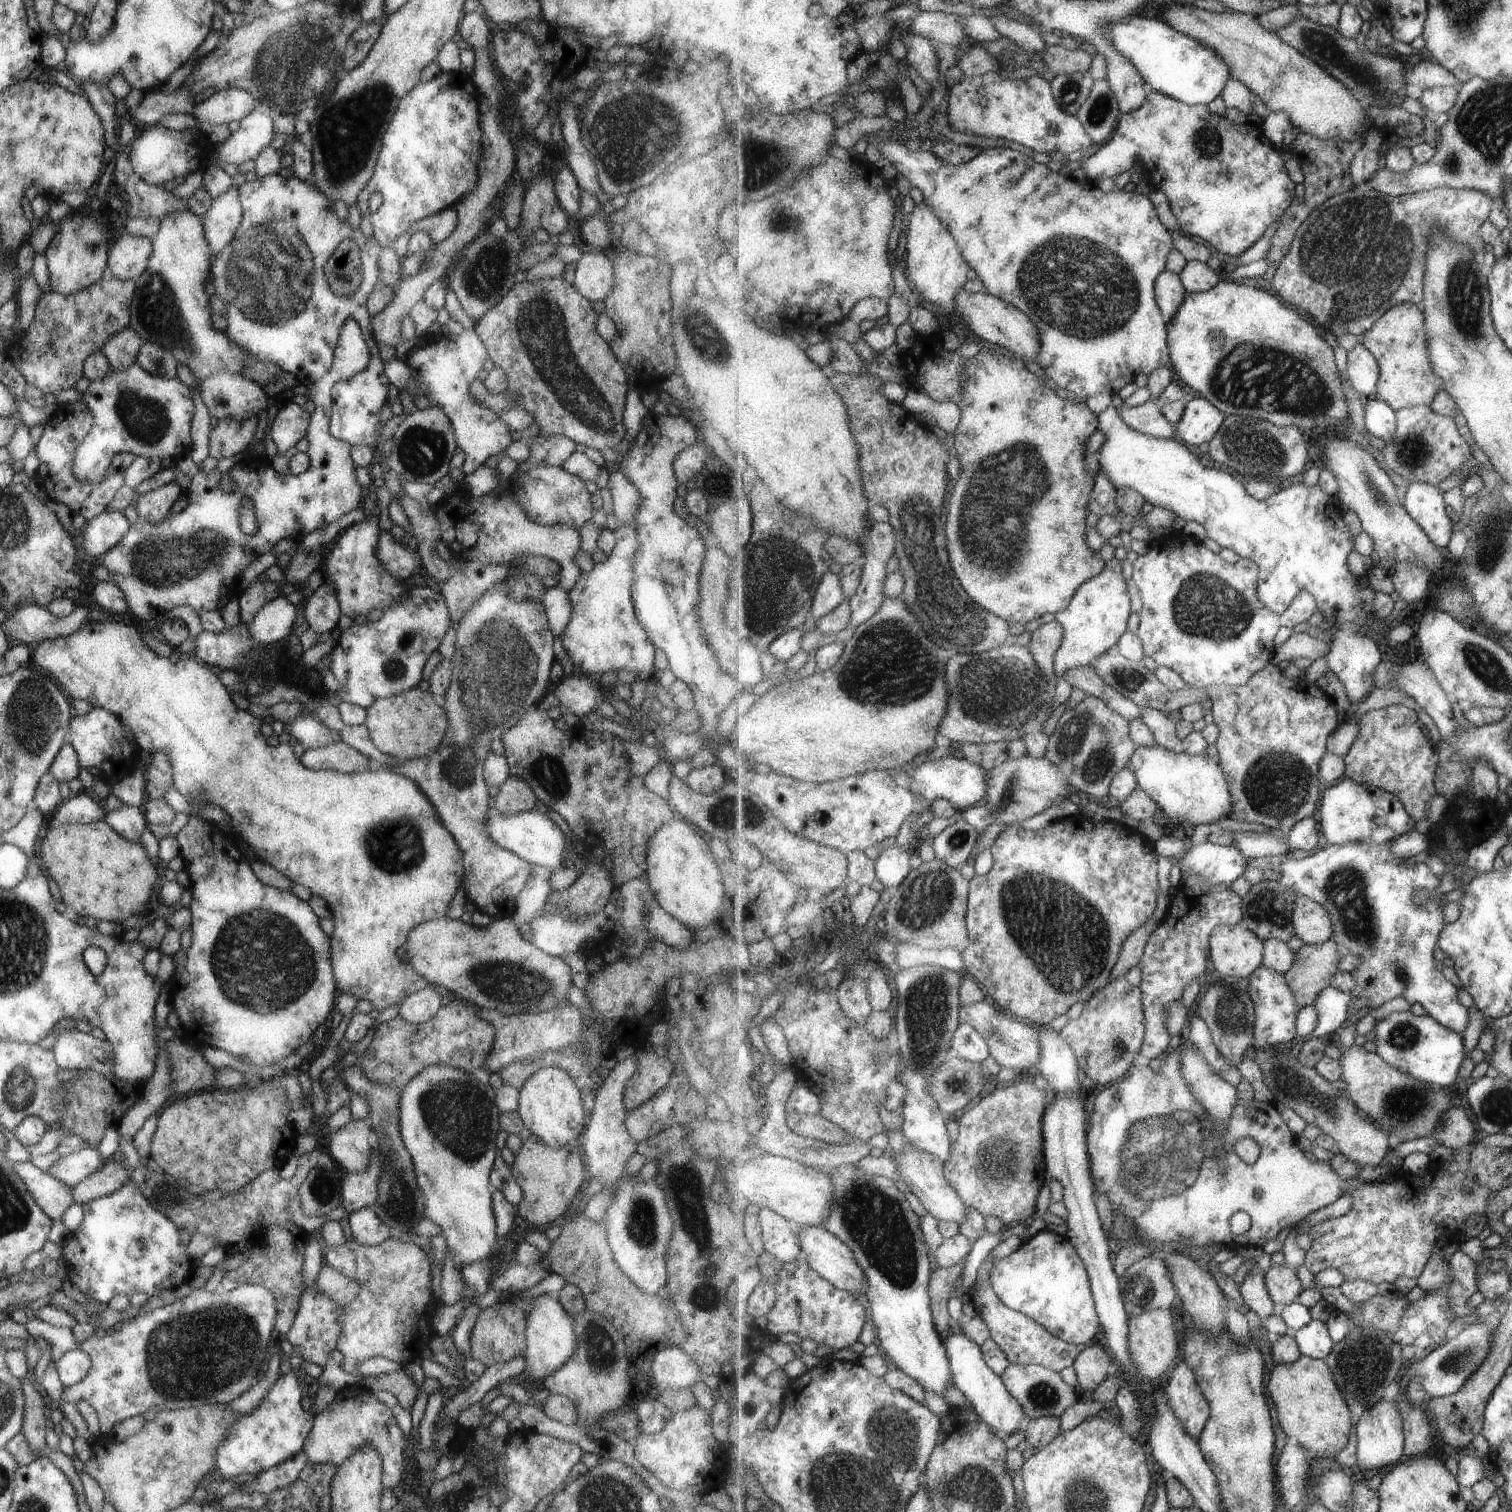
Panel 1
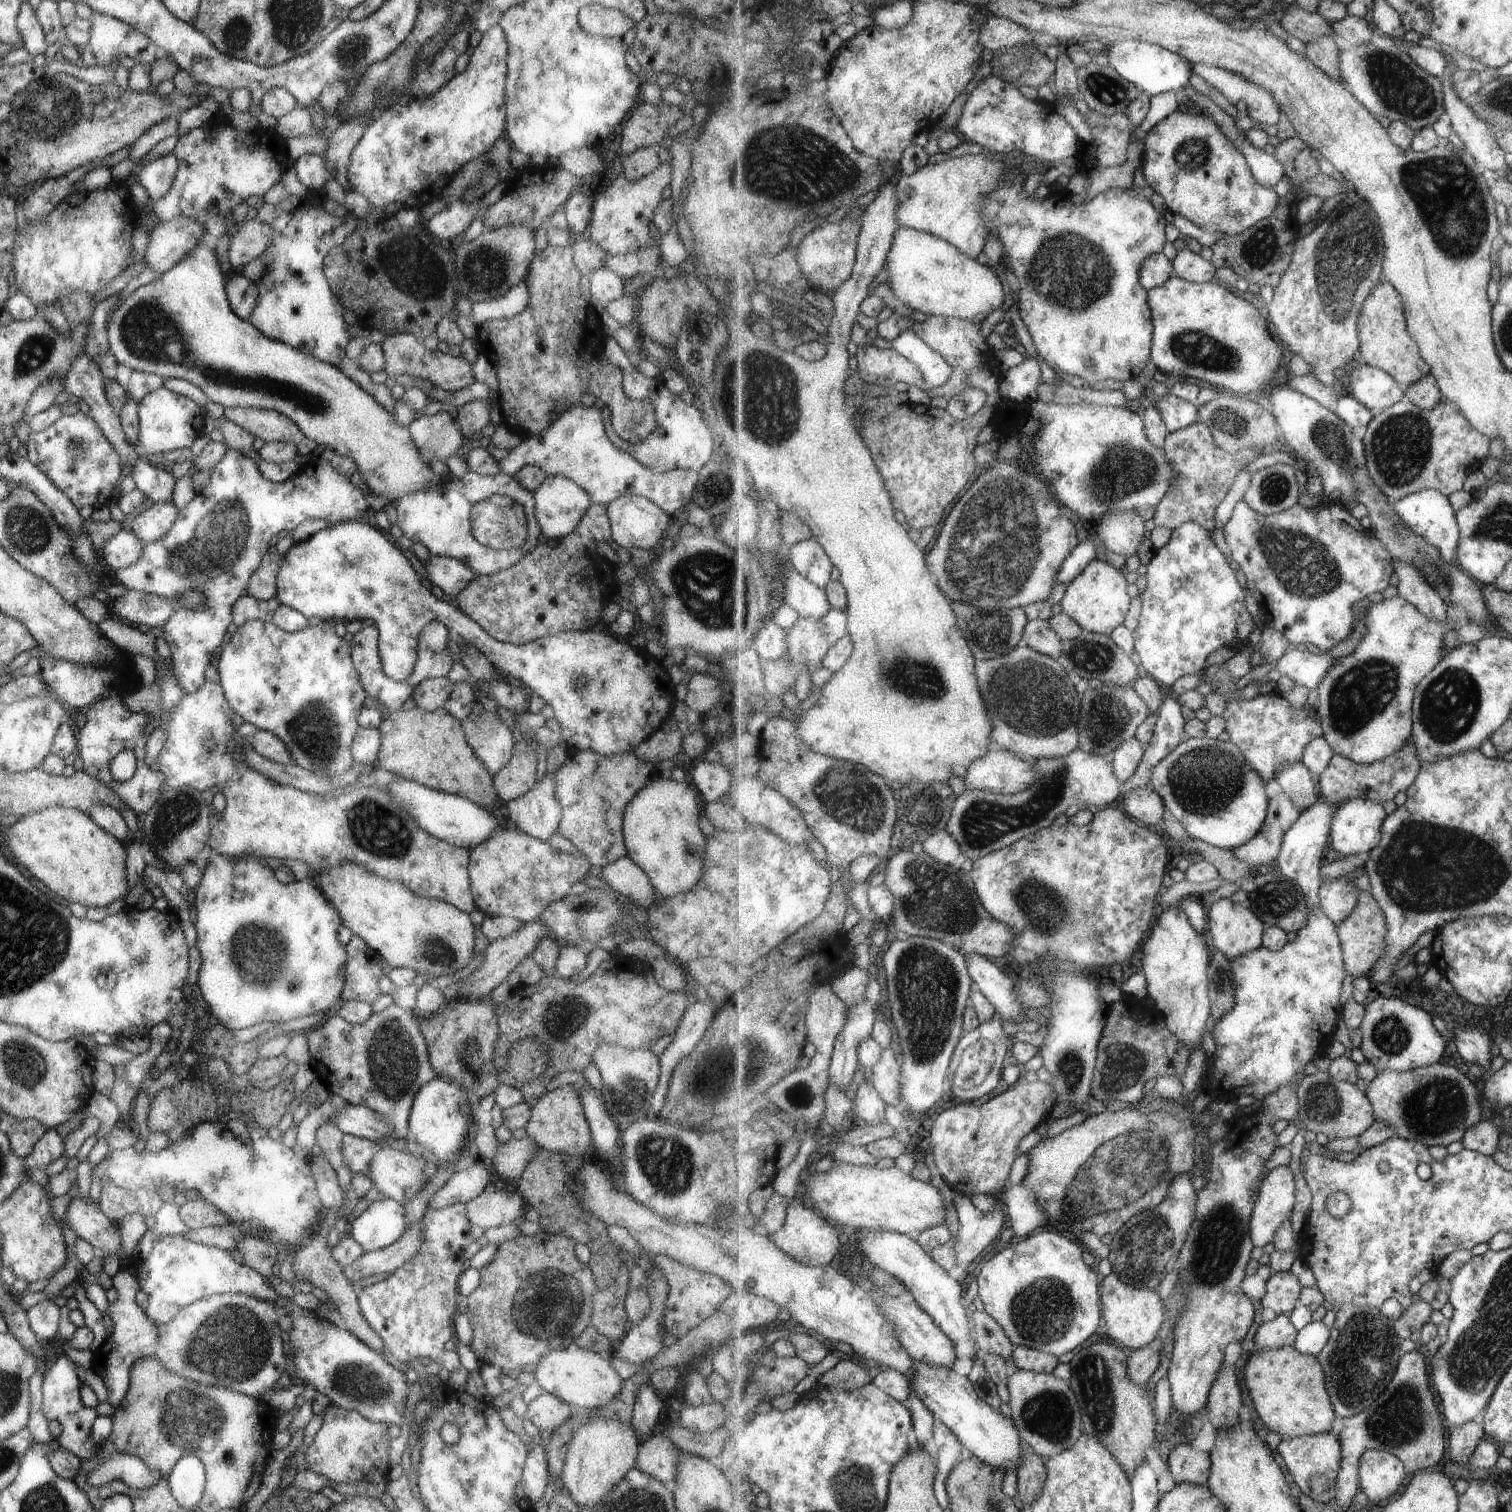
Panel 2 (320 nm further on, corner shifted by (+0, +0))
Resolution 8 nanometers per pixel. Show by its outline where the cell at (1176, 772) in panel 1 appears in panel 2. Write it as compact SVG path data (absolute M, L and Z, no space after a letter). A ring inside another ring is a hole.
M1190 737L1162 760L1152 774L1151 788L1161 795L1167 813L1185 825L1187 832L1194 839L1199 839L1220 849L1234 851L1242 847L1259 834L1270 806L1270 785L1257 772L1242 753L1242 750L1231 740L1223 741Z

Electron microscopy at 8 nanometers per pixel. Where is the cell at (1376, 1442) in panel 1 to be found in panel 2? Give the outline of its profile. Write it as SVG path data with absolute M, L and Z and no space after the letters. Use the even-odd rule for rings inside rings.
M1368 1450L1362 1456L1359 1477L1360 1490L1377 1509L1405 1484L1407 1468L1398 1456L1390 1452Z

